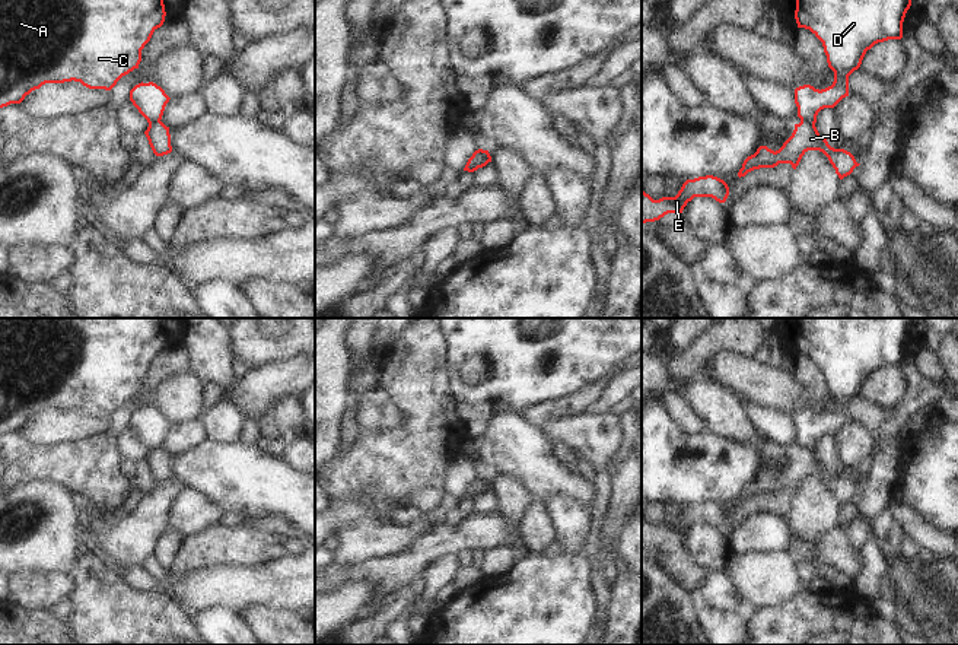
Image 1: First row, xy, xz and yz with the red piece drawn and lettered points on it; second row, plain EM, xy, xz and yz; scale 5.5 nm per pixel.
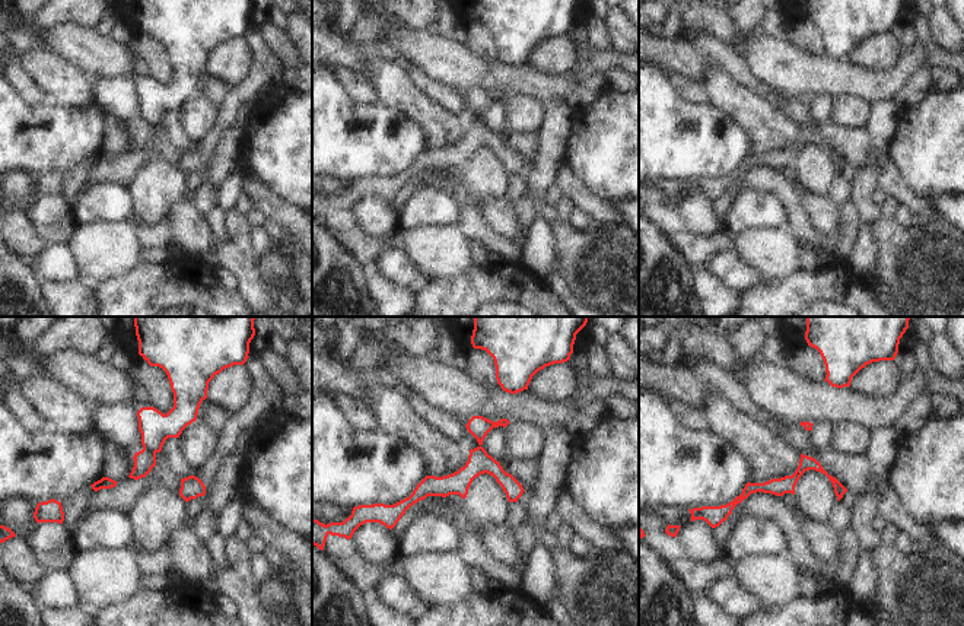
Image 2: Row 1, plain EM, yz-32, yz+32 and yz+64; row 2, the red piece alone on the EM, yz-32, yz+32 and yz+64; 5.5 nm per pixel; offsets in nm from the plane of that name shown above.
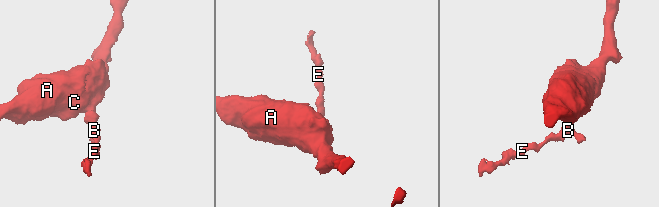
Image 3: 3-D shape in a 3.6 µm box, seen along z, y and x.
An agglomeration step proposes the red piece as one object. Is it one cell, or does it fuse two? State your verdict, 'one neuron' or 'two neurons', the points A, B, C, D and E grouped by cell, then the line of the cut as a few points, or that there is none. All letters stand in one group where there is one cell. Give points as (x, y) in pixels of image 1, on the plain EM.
two neurons; A C D / B E; cut in yz along (801, 447), (814, 451)

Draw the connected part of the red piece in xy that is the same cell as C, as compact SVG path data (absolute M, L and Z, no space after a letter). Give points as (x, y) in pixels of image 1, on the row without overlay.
M0 318L0 435L20 430L26 422L45 410L80 409L89 416L111 417L117 409L139 395L141 376L165 349L165 318Z

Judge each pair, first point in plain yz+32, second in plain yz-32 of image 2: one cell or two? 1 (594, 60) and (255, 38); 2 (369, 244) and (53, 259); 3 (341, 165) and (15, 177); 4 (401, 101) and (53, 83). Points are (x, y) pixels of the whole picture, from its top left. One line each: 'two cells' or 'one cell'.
1: one cell
2: two cells
3: two cells
4: one cell

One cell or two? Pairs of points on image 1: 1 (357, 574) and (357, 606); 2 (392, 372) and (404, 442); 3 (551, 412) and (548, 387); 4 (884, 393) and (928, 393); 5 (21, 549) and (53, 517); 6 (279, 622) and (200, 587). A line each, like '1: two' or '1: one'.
1: two
2: one
3: two
4: two
5: one
6: two

